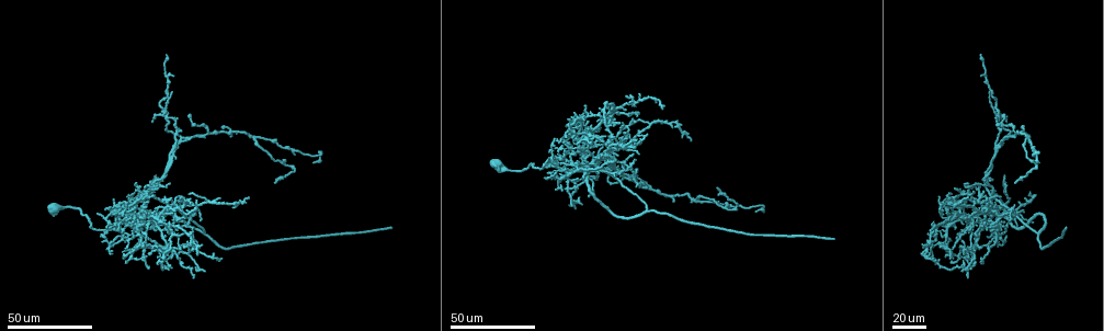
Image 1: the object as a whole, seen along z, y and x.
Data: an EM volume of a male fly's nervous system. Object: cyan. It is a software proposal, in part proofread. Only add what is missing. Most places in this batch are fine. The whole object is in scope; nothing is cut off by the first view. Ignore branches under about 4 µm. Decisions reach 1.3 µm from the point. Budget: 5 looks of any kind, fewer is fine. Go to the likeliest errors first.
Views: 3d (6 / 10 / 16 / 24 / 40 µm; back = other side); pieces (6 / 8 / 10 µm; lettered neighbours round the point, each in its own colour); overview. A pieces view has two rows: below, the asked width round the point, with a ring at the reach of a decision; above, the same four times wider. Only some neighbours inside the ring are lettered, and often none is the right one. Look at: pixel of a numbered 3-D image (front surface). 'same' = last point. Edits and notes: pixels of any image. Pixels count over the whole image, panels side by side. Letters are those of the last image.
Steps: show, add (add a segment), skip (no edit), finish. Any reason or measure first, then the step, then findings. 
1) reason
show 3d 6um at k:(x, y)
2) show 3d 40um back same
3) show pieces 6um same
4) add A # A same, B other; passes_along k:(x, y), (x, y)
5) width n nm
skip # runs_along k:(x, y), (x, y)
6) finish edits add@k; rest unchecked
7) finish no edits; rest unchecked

free end
show 3d 24um at 1:(389, 229)

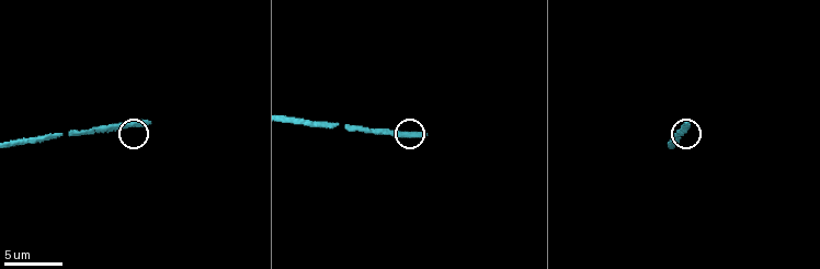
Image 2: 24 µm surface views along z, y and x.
see the neighbours
show pieces 8um at 2:(424, 134)

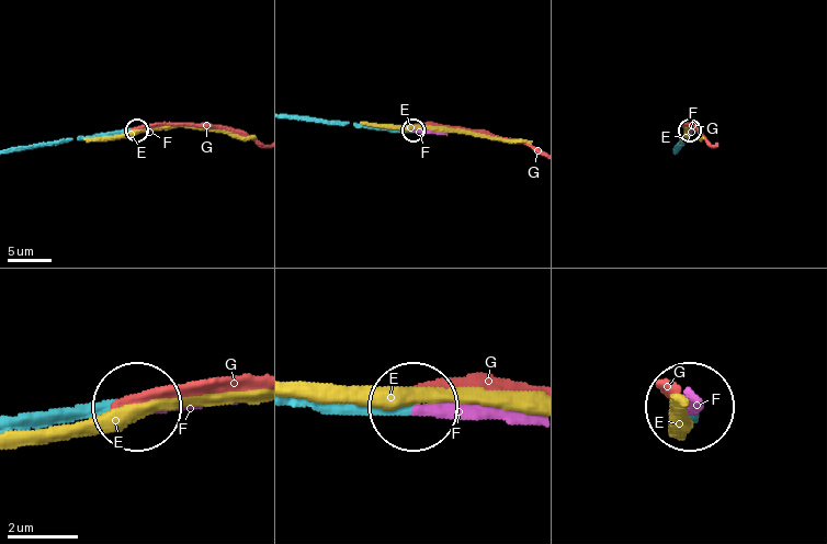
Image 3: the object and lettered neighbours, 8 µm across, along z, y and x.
width 330 nm
add F # E other, F same, G other; passes_along 3:(114, 133), (170, 126); it goes on there

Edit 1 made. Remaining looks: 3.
show overview

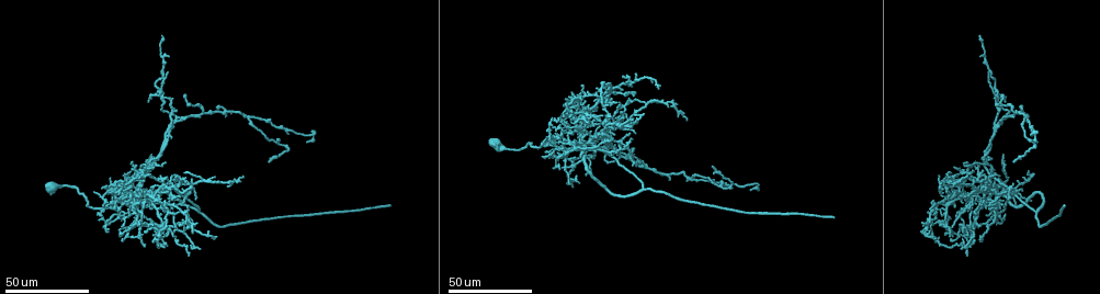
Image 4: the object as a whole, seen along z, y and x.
free end
show 3d 24um at 4:(564, 153)

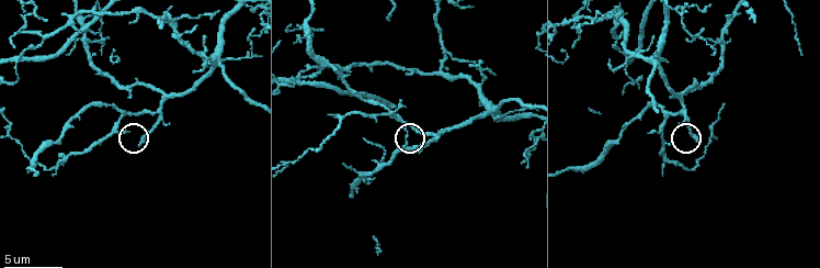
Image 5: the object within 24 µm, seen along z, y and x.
show pieces 6um at 5:(138, 143)

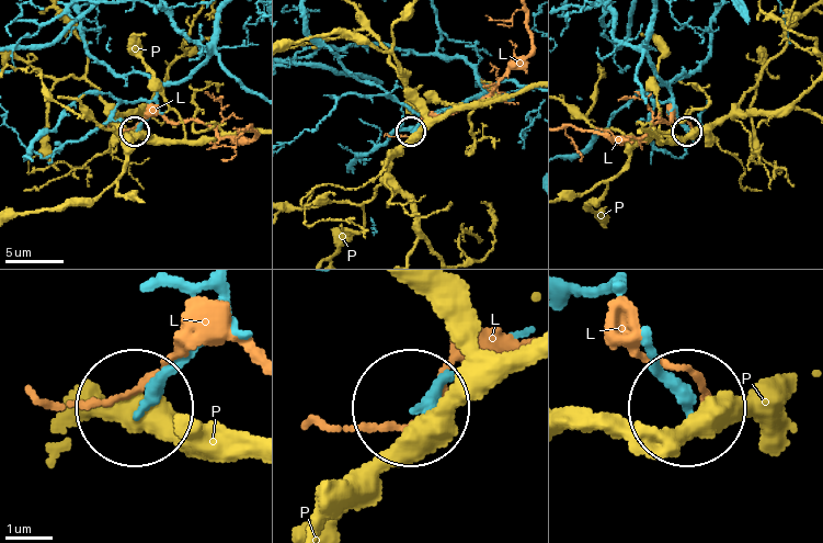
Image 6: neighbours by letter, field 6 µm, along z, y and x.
width 230 nm
skip # L other, P other; runs_along 6:(649, 352), (681, 407); no lettered segment goes on from it

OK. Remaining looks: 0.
finish edits add@3; rest unchecked

